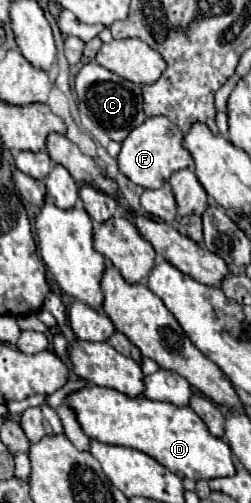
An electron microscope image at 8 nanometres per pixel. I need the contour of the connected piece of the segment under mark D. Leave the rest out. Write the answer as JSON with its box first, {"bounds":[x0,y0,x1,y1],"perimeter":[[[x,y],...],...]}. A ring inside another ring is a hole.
{"bounds":[67,385,235,481],"perimeter":[[[89,385],[69,393],[67,403],[73,407],[77,423],[89,439],[143,451],[181,479],[209,481],[213,477],[227,477],[235,473],[229,445],[213,437],[191,407],[175,407],[171,403],[151,401],[145,397],[129,399],[115,389],[99,385]]]}

